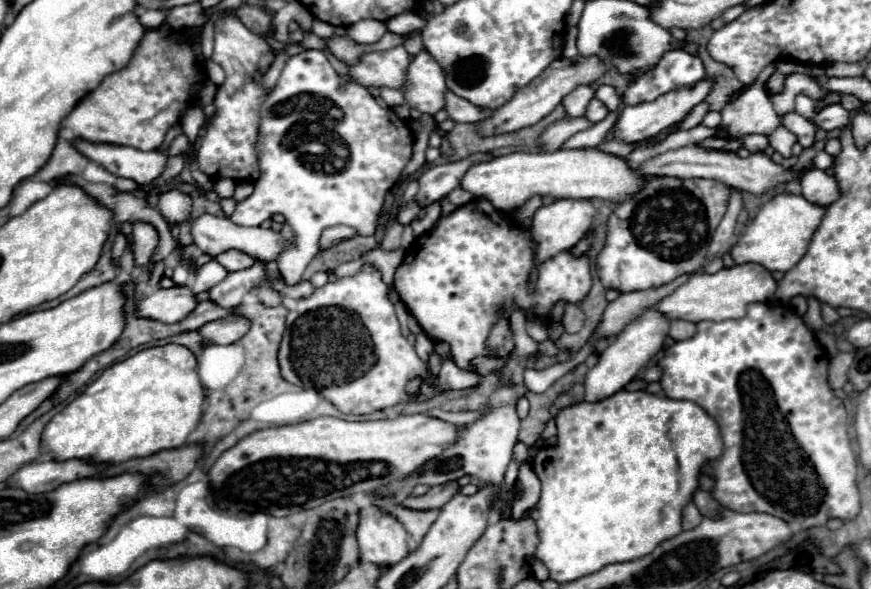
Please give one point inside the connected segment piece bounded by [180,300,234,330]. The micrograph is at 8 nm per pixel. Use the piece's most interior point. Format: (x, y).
(205, 312)

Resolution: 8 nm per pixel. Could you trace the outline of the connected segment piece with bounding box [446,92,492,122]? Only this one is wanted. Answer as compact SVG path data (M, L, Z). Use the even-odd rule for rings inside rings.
M454 92L446 94L446 110L448 116L456 122L478 122L478 120L486 120L486 116L492 116L492 110L474 108L474 104L462 100L460 96L454 96Z

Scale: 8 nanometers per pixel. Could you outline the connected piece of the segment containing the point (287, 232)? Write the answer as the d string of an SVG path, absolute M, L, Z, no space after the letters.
M204 214L198 220L192 220L192 238L194 238L194 244L204 254L208 254L212 258L216 258L228 250L238 250L238 252L252 256L254 260L268 262L268 260L276 260L278 252L282 252L282 248L288 248L292 244L294 234L292 234L292 228L288 224L282 224L282 230L276 232L272 228L262 228L262 226L246 228L246 226L234 224L230 218L218 218L218 216Z

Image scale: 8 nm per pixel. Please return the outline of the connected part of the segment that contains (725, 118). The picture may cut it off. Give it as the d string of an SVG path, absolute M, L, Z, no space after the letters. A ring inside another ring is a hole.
M774 64L764 68L764 72L758 76L758 82L748 88L748 92L724 106L720 126L726 128L732 138L742 138L746 134L772 134L780 126L778 114L770 104L770 96L762 88L764 80L772 72Z

